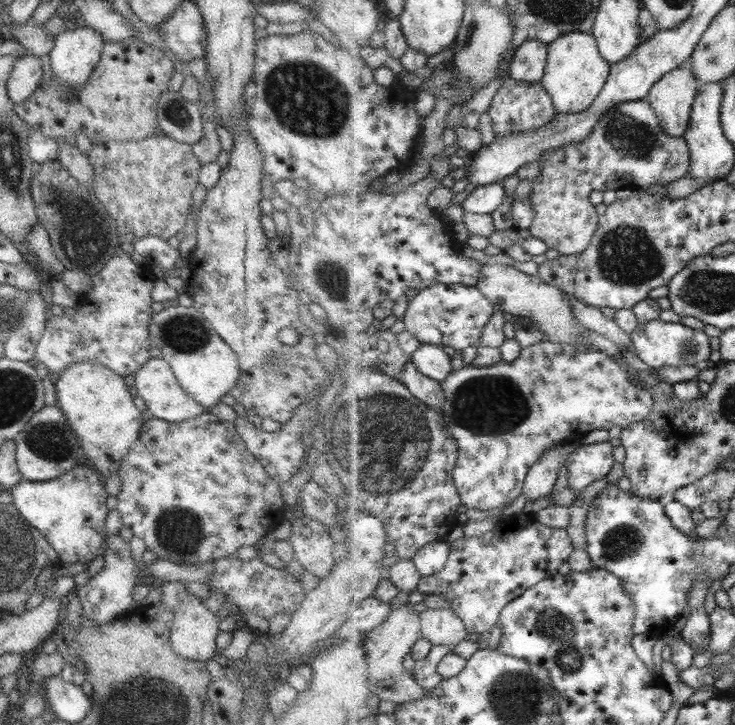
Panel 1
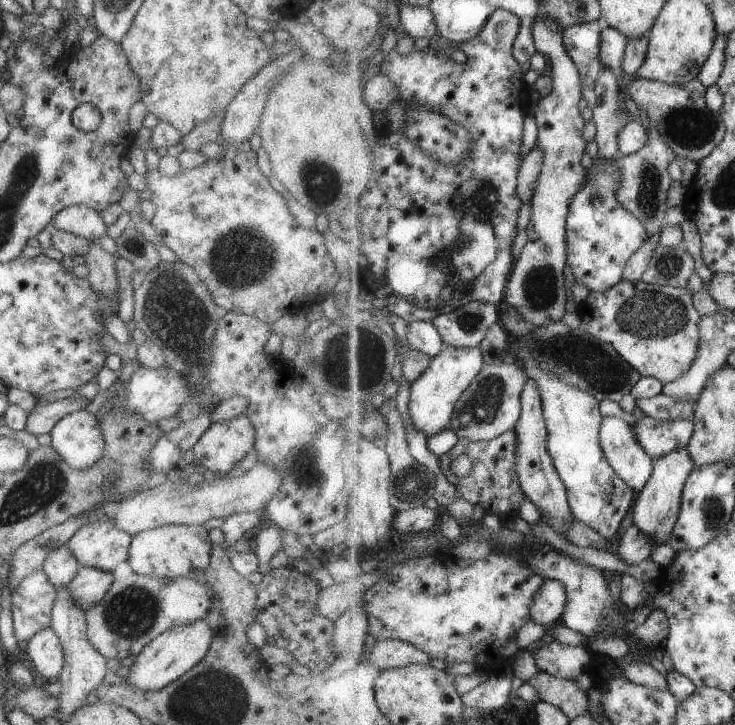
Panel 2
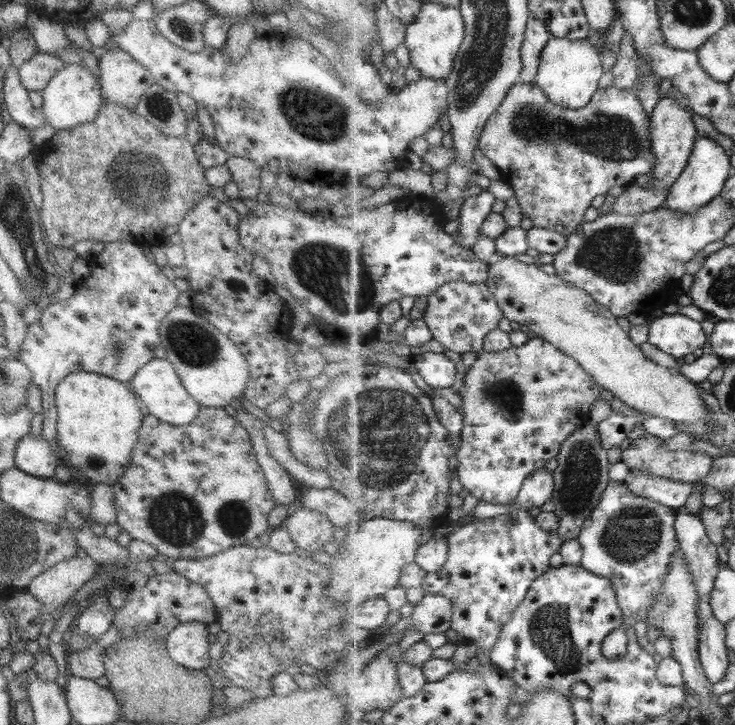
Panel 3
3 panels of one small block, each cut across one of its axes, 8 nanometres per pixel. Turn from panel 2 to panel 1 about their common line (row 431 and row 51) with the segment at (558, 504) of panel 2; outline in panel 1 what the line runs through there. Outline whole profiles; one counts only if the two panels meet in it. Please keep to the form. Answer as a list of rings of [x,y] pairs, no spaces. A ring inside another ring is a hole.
[[[539,39],[525,42],[514,53],[508,77],[536,84],[543,81],[548,65],[548,46]]]

